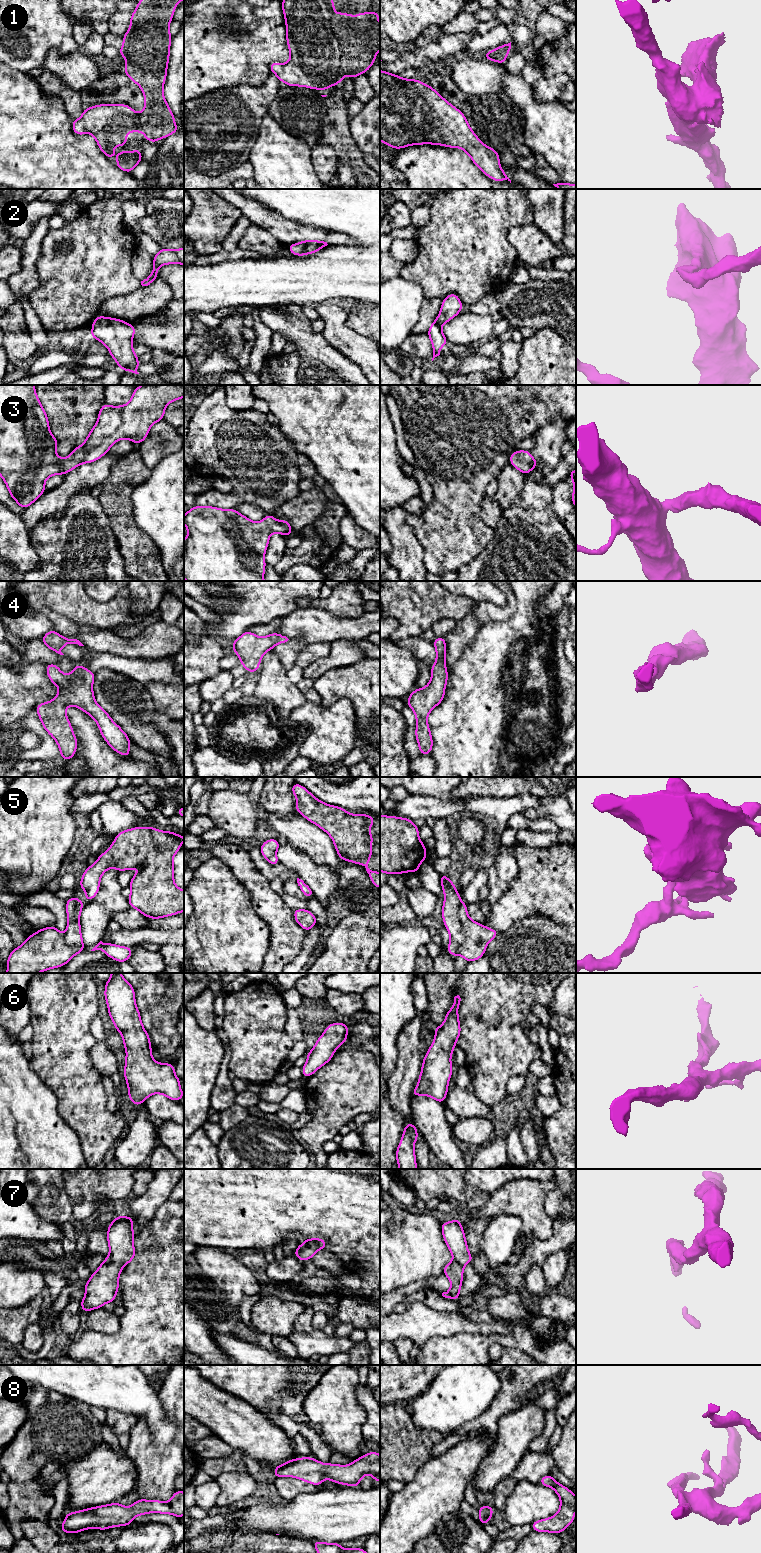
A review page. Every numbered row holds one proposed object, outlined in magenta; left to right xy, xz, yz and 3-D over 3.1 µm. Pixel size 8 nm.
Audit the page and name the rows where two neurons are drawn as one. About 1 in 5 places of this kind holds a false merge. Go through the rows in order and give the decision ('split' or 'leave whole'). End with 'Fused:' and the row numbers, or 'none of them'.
1: leave whole
2: leave whole
3: leave whole
4: leave whole
5: split
6: leave whole
7: leave whole
8: leave whole
Fused: 5

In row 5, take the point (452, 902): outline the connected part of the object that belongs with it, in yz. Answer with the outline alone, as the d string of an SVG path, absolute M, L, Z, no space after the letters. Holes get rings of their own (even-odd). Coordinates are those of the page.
M446 874L440 875L440 882L445 895L441 912L443 924L450 935L447 952L449 955L456 957L458 949L465 938L465 932L459 917L462 899L458 893L458 889L455 888L455 884L448 879Z

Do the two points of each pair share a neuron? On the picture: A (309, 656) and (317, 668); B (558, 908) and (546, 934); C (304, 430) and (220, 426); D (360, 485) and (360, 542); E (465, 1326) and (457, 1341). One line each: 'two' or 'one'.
A: two
B: two
C: two
D: two
E: two

